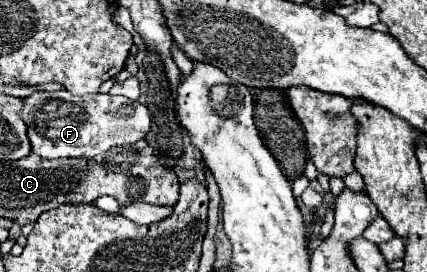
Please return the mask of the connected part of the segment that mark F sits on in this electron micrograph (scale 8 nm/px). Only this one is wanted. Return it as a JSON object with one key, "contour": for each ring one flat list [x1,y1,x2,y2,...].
{"contour":[[68,90,32,92,24,98,22,118,26,118,32,152,42,158,90,158,110,150,112,146,134,144,150,130,150,110,144,104,112,94,74,96]]}

